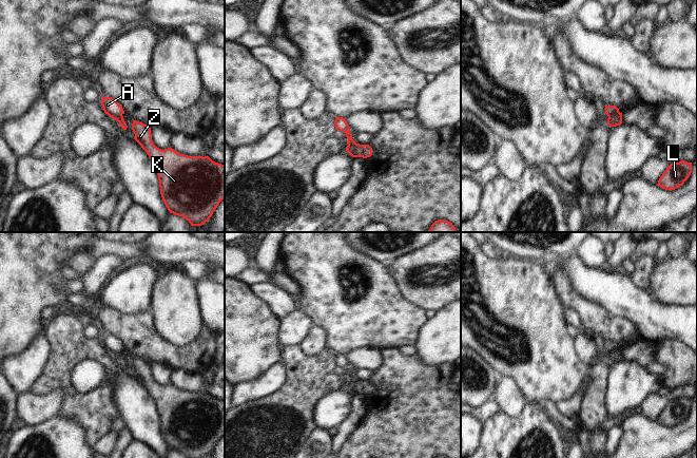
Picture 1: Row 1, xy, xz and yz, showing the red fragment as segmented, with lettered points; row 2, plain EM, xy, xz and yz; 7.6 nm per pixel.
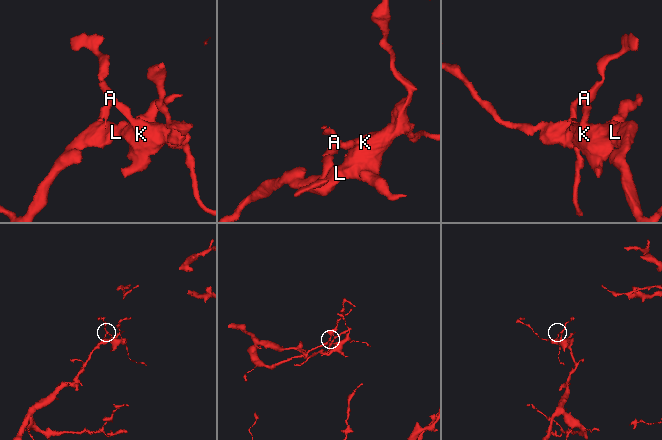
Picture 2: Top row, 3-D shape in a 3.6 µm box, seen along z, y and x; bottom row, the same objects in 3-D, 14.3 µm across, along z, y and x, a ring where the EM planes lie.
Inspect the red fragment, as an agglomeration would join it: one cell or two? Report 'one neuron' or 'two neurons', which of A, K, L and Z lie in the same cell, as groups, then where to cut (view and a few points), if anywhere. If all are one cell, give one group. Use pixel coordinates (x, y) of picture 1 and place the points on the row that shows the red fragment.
two neurons | A / K L Z | xz (355, 142), (351, 155)

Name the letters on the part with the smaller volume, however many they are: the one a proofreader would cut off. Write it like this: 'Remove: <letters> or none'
Remove: A

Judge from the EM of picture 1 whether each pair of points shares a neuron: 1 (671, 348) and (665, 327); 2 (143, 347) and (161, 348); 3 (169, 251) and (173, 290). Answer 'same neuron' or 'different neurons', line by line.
1: different neurons
2: same neuron
3: different neurons

